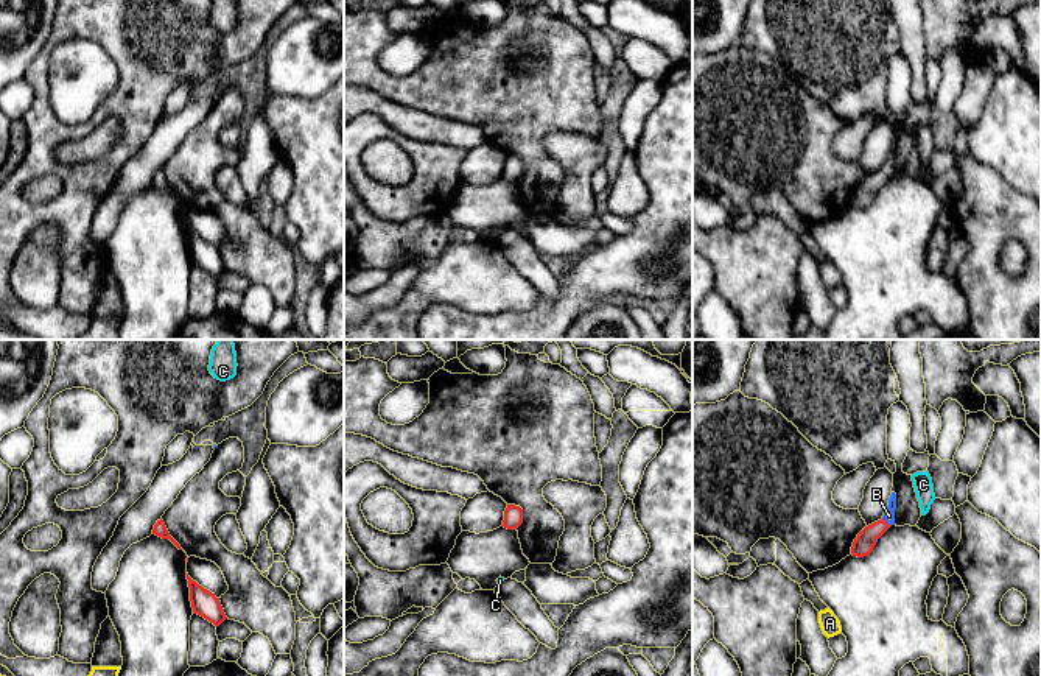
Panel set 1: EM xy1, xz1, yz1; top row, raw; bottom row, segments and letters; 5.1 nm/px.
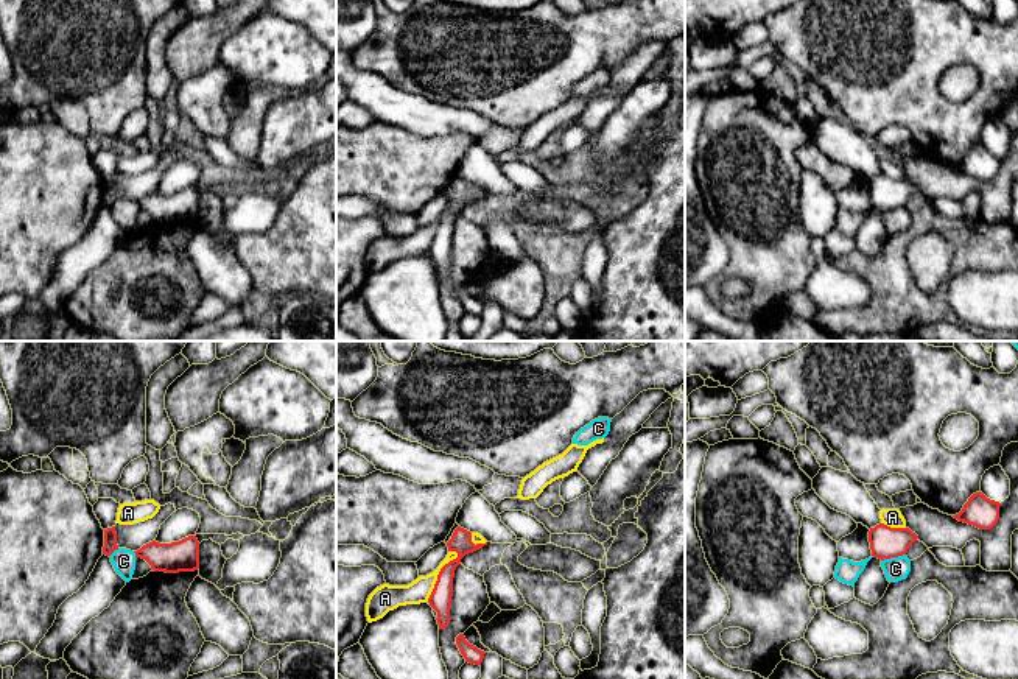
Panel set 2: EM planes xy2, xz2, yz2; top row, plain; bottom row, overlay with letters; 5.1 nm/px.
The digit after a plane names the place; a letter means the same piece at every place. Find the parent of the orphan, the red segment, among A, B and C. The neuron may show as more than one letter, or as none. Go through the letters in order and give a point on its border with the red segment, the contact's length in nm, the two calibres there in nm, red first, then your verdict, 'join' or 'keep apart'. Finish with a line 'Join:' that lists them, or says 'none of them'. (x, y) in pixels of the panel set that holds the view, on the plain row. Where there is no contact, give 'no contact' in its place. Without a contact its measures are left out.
A: xz2 (439, 225) | 300 nm | 110/120 nm | keep apart
B: yz1 (884, 172) | 70 nm | 110/60 nm | join
C: yz2 (892, 207) | 130 nm | 170/130 nm | keep apart
Join: B

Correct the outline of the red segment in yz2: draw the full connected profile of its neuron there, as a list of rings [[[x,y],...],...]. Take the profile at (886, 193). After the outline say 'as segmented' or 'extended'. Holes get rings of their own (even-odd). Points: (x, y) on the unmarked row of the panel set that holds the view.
[[[884,174],[869,182],[872,207],[881,212],[906,206],[917,190],[909,179],[890,179]]]; as segmented

